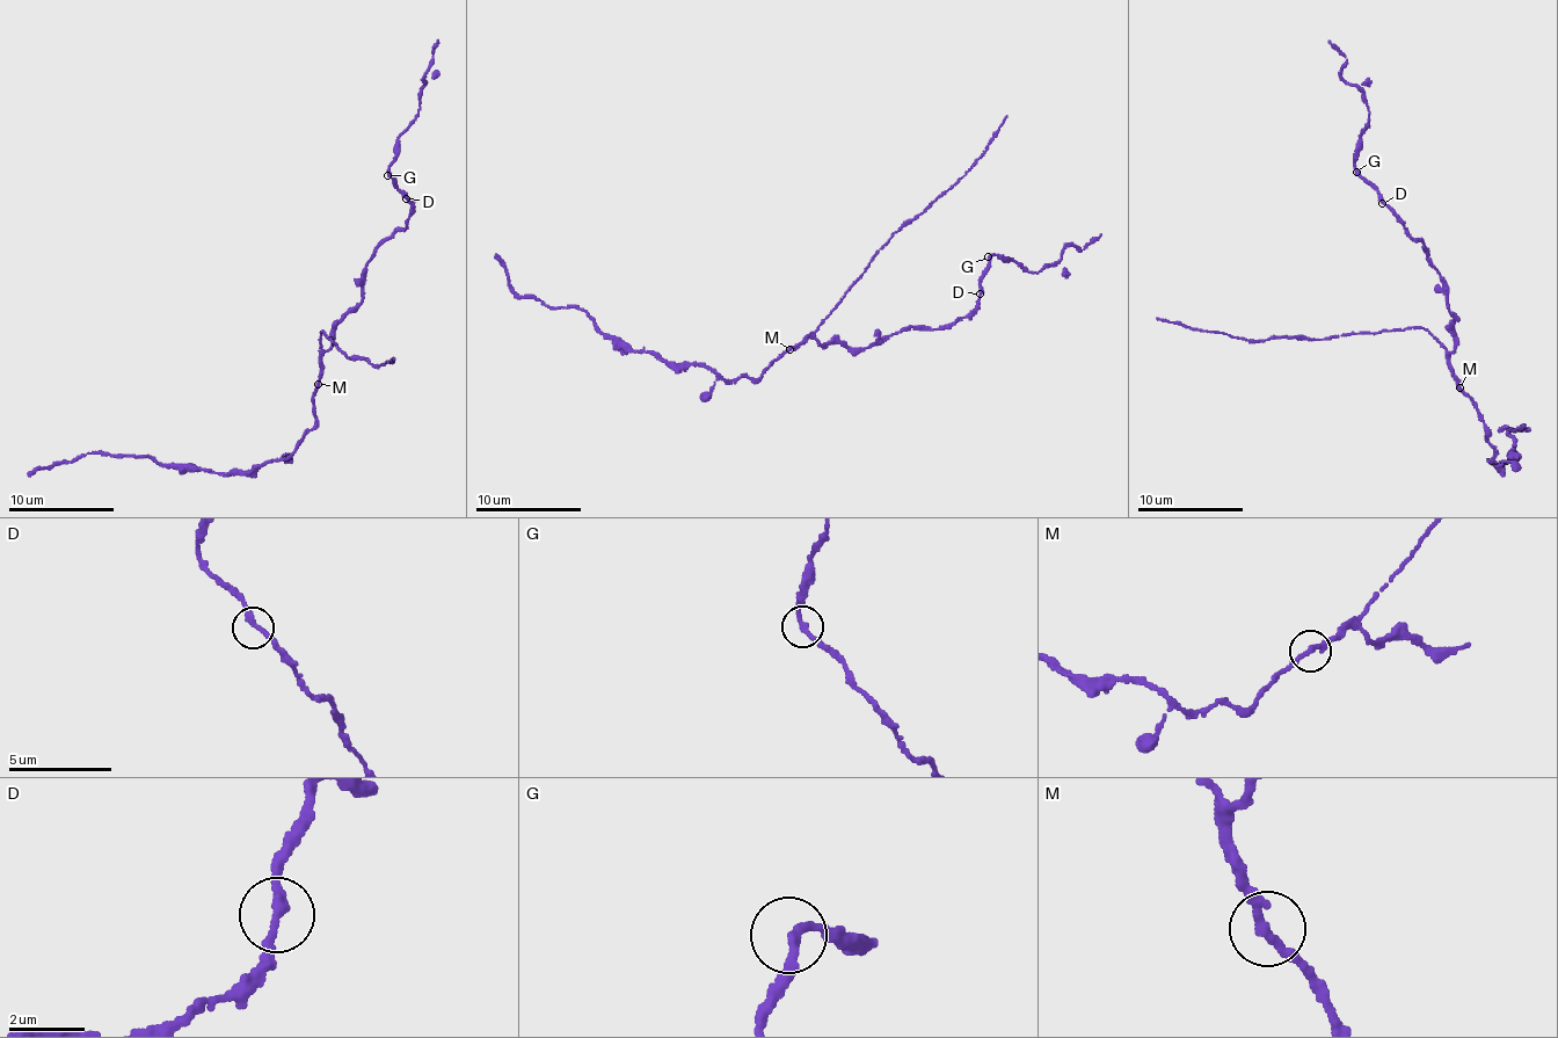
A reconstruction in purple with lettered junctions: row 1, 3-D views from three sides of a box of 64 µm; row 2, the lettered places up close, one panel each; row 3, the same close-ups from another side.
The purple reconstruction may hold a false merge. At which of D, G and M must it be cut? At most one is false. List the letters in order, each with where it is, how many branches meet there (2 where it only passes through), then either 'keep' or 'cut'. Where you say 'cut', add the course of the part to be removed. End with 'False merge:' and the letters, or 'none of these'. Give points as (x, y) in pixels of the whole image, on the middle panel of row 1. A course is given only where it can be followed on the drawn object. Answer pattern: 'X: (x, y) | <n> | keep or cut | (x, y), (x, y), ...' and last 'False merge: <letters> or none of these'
D: (980, 294) | 2 | keep
G: (988, 256) | 2 | keep
M: (790, 349) | 2 | cut | (788, 350), (759, 378), (725, 380), (710, 368), (618, 347), (582, 310), (544, 306), (511, 287), (496, 253)
False merge: M

